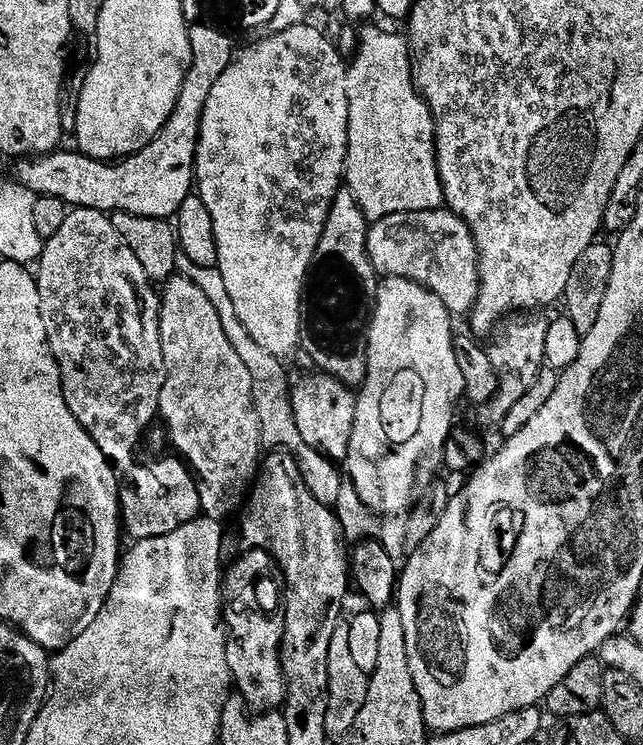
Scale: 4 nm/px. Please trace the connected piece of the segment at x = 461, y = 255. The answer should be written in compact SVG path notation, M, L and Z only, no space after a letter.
M444 208L399 212L375 221L368 229L368 253L377 274L384 278L406 278L410 282L421 284L444 303L453 317L467 317L476 305L480 289L480 255L476 253L476 243L466 222Z

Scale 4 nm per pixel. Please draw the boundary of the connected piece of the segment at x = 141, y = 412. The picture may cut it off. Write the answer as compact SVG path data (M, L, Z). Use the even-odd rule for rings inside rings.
M72 208L69 211L66 222L62 222L62 226L58 229L58 234L54 234L54 238L45 243L44 252L40 255L34 275L42 306L42 322L46 322L48 341L60 367L60 381L66 406L70 406L70 414L78 418L82 430L86 430L86 434L94 438L94 446L98 446L98 450L102 450L102 454L106 454L106 458L112 461L113 465L121 466L120 464L124 463L127 465L129 463L127 460L135 454L136 447L141 447L146 433L153 427L160 410L160 395L164 385L164 355L160 341L160 296L157 289L156 292L152 289L155 288L153 281L146 278L146 270L142 270L138 258L134 258L130 246L126 246L126 242L118 238L118 230L114 230L111 215L89 208Z

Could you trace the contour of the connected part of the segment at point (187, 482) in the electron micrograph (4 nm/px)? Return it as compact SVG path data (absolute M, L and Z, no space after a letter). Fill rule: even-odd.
M156 458L152 460L153 464L140 464L137 468L129 467L128 477L126 475L123 477L120 485L120 519L123 531L127 535L129 532L133 541L162 538L162 534L174 534L178 526L186 526L186 522L197 519L201 515L200 495L191 468L179 458L164 459Z

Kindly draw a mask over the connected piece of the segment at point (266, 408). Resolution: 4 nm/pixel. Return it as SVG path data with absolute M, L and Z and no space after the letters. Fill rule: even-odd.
M182 254L178 258L176 266L179 275L194 282L194 286L198 286L198 290L203 290L206 298L210 298L214 310L218 310L218 318L222 322L222 330L226 330L226 338L230 338L234 350L238 350L238 354L242 354L242 362L246 362L246 370L250 370L252 393L260 409L260 429L262 430L263 443L265 445L274 443L272 445L276 446L279 445L276 444L278 442L286 442L285 451L296 459L296 465L300 468L300 476L306 482L306 490L310 490L310 494L314 494L314 498L318 498L318 502L322 502L322 506L335 509L338 493L342 486L341 469L339 472L336 469L339 467L333 461L323 456L318 450L311 448L308 442L302 438L302 434L298 434L298 422L294 422L291 403L286 402L290 396L290 379L288 380L287 370L280 365L283 364L281 357L270 354L270 350L262 350L262 346L258 346L258 342L254 342L254 338L250 338L246 326L242 326L242 322L238 322L238 314L234 311L234 302L230 302L230 293L226 291L226 282L222 279L219 267L194 266L194 262L190 262L190 258L186 258Z

